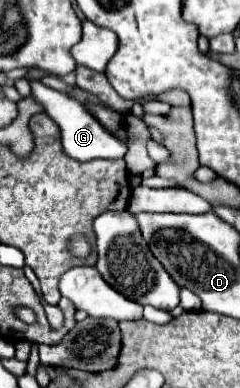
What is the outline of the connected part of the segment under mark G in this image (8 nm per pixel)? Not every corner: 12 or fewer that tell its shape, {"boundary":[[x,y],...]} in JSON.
{"boundary":[[30,80],[78,162],[122,158],[126,144],[78,100]]}

